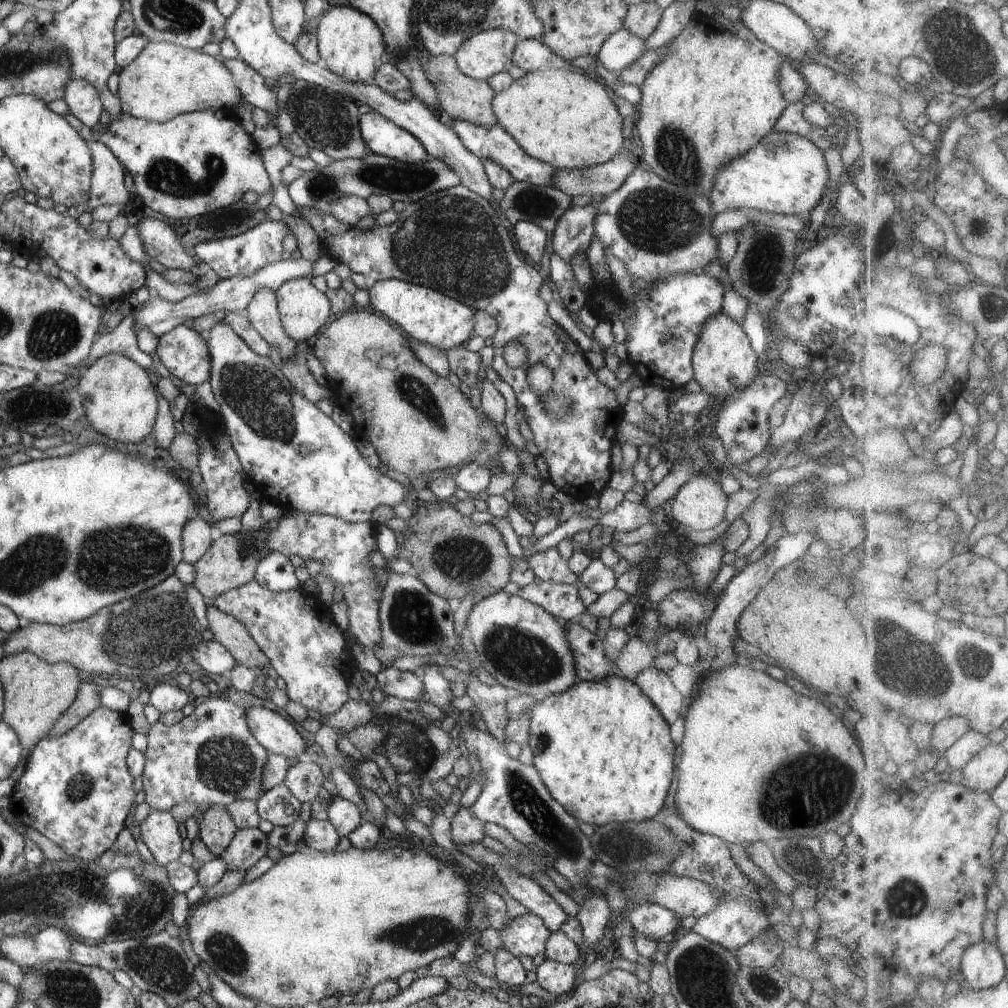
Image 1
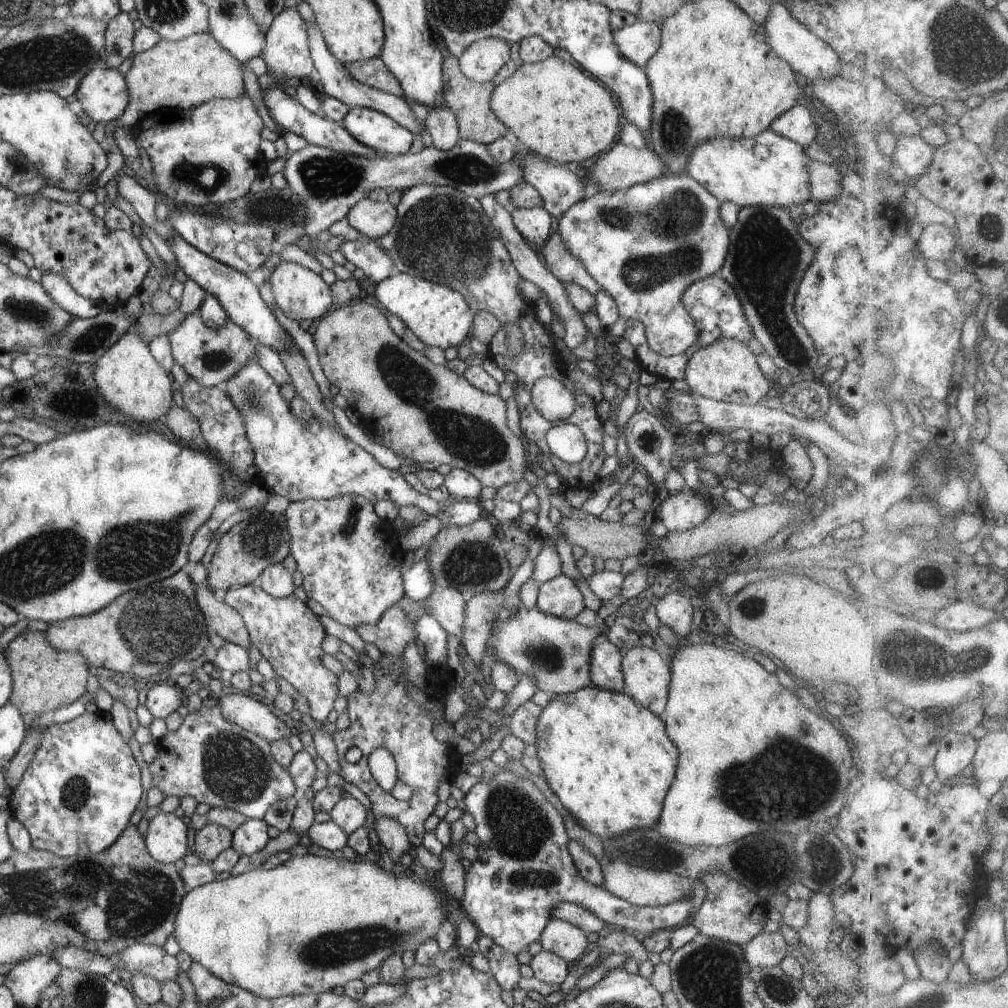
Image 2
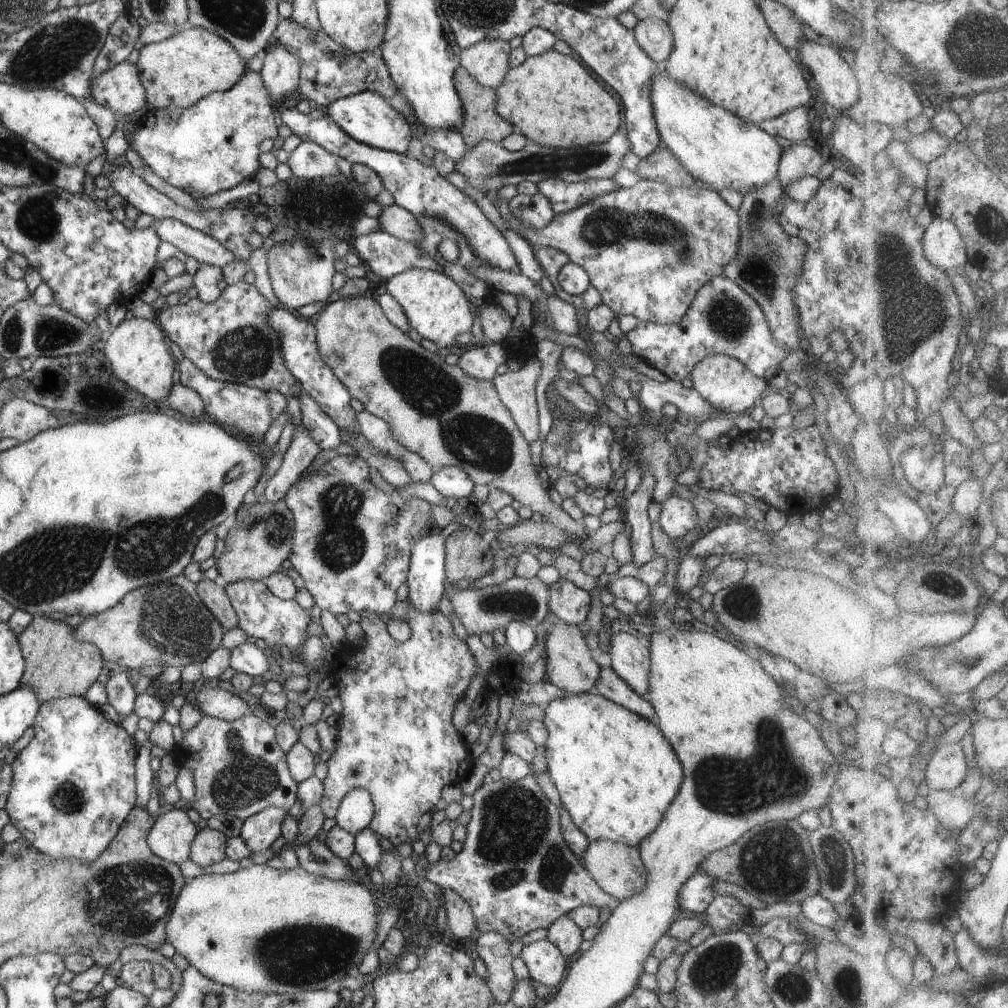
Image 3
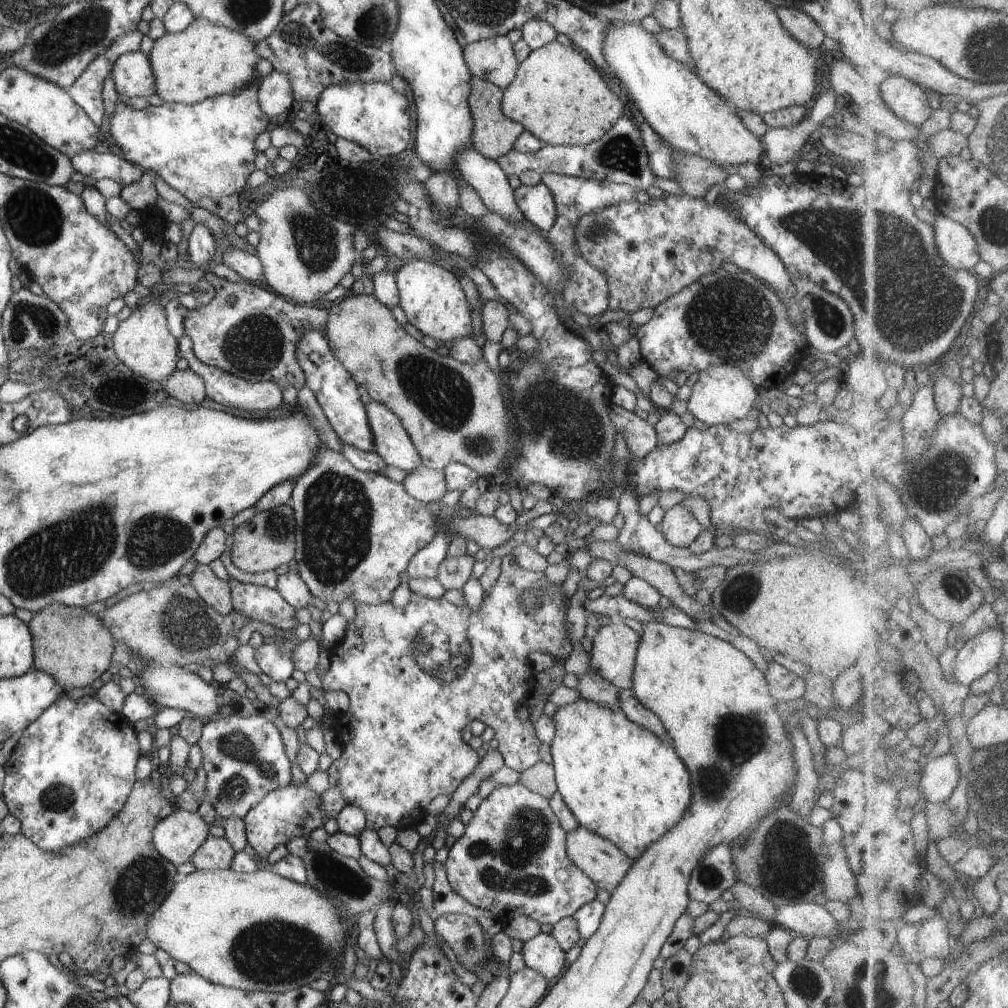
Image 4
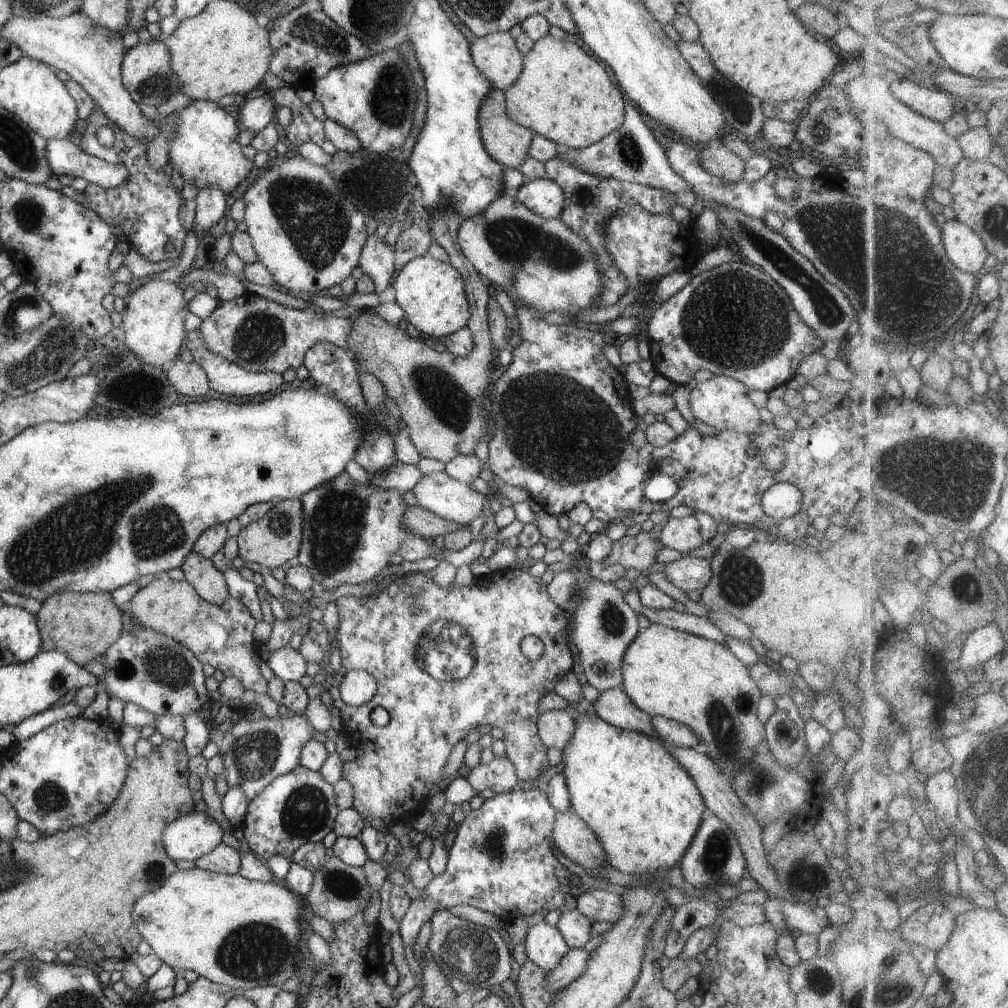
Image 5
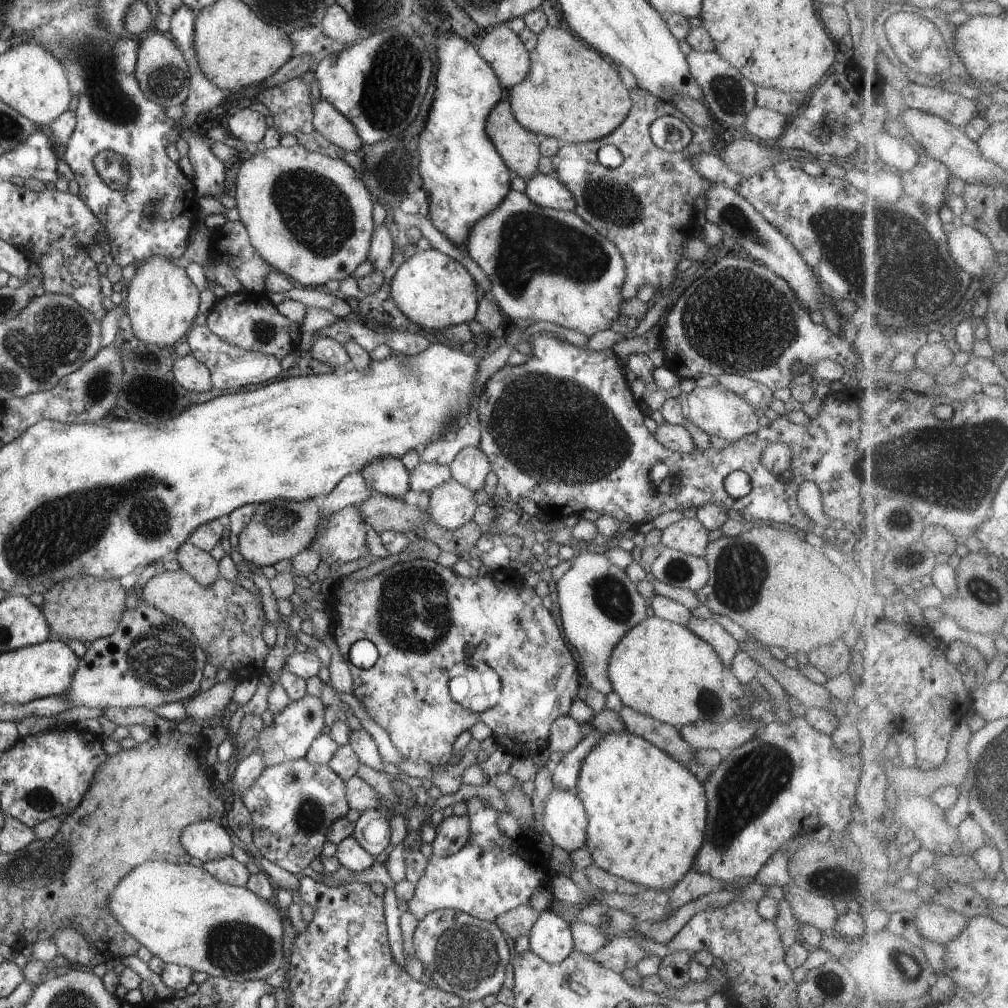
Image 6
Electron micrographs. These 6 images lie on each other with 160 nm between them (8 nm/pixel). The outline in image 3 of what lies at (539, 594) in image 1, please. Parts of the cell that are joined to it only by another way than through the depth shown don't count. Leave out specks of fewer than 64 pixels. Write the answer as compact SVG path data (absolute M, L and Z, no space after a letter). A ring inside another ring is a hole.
M566 579L550 585L548 609L559 621L570 626L584 623L591 607L591 593Z

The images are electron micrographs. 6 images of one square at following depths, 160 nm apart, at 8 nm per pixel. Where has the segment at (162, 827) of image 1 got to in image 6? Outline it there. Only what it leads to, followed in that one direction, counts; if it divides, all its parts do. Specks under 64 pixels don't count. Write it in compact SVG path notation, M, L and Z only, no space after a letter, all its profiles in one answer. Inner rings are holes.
M218 821L196 822L190 824L182 832L182 846L186 848L186 852L190 856L198 858L200 862L206 863L212 860L220 860L226 858L226 856L232 856L232 849L236 846L227 831Z

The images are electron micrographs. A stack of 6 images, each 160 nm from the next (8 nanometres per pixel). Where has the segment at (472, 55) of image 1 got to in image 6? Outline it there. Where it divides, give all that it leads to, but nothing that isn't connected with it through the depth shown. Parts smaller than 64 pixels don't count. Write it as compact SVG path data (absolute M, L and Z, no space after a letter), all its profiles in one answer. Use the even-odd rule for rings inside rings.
M507 24L492 28L476 51L488 62L504 89L512 89L530 72L530 52Z

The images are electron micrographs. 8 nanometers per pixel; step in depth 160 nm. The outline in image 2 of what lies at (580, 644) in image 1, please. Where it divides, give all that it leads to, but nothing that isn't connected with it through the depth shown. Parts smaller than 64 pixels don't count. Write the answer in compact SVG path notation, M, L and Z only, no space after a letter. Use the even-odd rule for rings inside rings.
M604 637L596 640L590 654L590 680L594 687L624 694L625 682L620 666L622 654Z

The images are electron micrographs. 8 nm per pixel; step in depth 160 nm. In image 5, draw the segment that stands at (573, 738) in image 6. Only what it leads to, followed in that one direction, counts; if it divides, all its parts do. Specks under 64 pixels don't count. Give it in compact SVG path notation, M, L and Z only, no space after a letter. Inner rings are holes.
M553 709L542 713L537 720L537 733L547 748L562 750L571 739L575 720L566 709Z

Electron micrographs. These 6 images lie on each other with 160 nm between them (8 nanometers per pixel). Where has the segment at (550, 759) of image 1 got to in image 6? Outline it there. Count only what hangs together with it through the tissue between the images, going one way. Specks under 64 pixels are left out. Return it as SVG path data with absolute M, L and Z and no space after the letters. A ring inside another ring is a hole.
M628 732L604 733L582 762L575 789L588 814L586 846L598 867L647 889L672 890L694 867L706 840L707 799L703 783L684 764L652 742Z

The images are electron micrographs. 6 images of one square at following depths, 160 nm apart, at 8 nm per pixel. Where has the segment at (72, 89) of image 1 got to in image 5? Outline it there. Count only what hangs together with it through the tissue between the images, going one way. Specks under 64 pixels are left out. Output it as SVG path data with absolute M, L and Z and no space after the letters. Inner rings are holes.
M163 42L142 44L125 52L121 64L121 79L132 100L138 104L149 104L158 107L172 94L179 93L178 77L170 66L171 54Z

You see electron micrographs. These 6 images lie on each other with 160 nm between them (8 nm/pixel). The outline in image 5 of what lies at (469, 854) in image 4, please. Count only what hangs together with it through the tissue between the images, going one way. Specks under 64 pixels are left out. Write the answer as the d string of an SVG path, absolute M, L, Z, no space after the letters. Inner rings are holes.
M516 787L504 793L496 793L491 799L484 800L480 808L471 809L464 821L458 826L456 837L446 860L442 874L434 876L430 884L424 889L424 895L413 900L404 918L399 922L399 933L403 938L405 959L414 977L416 986L421 985L422 992L417 1002L423 998L424 984L422 967L414 957L413 946L420 927L435 913L436 908L450 908L456 904L470 904L484 912L492 912L508 925L516 918L530 918L536 912L548 913L558 910L563 915L569 910L576 909L577 900L584 894L581 884L572 878L572 872L564 867L554 854L552 843L554 840L554 823L556 810L550 804L543 789L525 791Z

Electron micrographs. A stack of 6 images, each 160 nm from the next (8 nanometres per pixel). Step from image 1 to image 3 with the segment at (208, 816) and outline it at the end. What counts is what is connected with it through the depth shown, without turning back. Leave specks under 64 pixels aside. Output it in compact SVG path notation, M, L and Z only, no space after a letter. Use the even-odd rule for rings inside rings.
M210 827L202 828L190 846L189 859L202 869L208 868L226 858L226 844L227 837L222 832Z

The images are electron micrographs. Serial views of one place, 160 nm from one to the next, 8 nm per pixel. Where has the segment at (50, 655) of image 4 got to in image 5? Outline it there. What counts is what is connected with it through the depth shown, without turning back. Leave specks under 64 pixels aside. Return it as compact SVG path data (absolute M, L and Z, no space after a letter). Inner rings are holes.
M62 591L48 597L35 617L41 633L41 650L59 650L81 667L90 660L102 660L106 650L122 635L122 609L112 602L111 593Z

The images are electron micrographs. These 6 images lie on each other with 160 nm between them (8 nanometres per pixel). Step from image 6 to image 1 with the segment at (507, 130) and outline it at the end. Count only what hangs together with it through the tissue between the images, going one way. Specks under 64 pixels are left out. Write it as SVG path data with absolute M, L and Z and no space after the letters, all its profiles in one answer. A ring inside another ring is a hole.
M430 55L426 60L422 58L420 62L422 62L422 70L435 88L439 106L445 117L462 119L483 127L497 123L491 105L496 92L488 85L487 79L473 79L462 74L462 71L457 67L456 59L452 55Z

